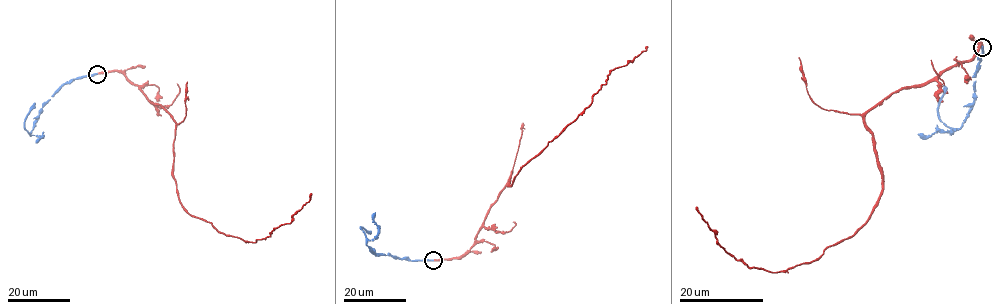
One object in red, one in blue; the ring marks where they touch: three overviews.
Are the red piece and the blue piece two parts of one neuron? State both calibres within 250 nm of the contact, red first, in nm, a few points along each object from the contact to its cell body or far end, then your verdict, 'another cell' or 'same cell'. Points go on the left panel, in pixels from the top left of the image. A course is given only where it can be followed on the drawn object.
calibres 340 and 320 nm; course red (97, 73), (120, 71), (172, 117), (179, 201), (219, 232), (250, 242), (265, 239), (291, 222), (311, 193); course blue (97, 73), (63, 84), (42, 107), (30, 134), (24, 127), (25, 116), (35, 102); same cell

